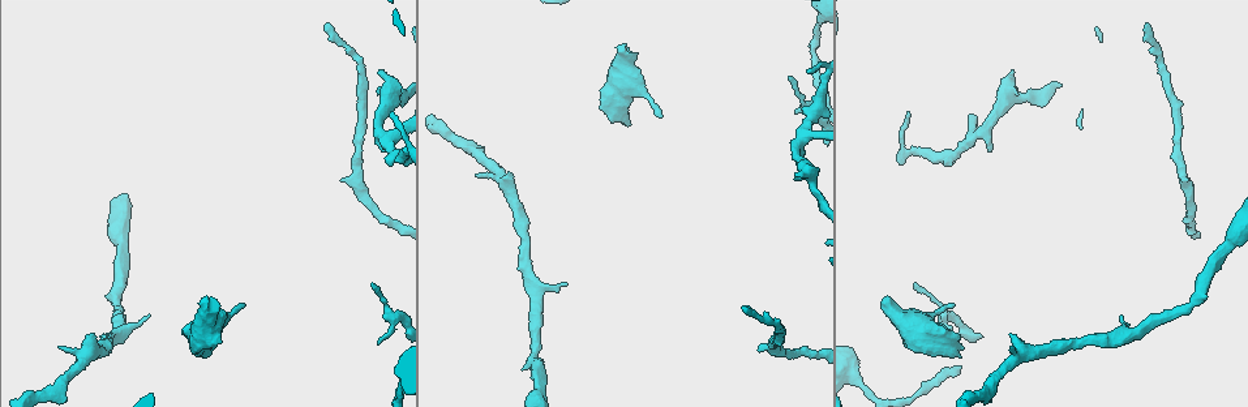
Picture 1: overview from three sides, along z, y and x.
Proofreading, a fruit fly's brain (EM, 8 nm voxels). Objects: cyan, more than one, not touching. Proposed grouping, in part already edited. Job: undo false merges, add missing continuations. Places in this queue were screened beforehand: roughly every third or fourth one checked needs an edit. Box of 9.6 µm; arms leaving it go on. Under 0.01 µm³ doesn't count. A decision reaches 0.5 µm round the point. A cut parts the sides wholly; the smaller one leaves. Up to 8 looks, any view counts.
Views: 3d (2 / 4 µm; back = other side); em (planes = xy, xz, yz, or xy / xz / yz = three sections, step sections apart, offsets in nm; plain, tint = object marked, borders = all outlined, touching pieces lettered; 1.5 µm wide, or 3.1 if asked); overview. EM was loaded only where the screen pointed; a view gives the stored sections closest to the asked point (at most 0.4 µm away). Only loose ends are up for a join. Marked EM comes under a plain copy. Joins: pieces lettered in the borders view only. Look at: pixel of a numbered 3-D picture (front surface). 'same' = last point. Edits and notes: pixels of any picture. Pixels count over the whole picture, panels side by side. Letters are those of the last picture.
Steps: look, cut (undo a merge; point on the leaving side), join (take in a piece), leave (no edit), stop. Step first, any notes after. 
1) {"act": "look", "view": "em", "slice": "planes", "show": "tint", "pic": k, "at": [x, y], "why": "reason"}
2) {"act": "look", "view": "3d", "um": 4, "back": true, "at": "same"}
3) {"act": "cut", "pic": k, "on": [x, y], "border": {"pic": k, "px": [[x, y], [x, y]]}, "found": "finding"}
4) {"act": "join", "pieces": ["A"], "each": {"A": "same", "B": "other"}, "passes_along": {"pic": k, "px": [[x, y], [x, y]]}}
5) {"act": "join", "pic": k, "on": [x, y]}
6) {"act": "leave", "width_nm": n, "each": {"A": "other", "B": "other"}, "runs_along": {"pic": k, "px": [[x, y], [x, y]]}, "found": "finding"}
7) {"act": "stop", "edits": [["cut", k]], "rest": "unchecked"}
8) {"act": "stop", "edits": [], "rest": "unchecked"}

{"act": "look", "view": "em", "slice": "planes", "show": "borders", "pic": 1, "at": [625, 44], "why": "free end"}

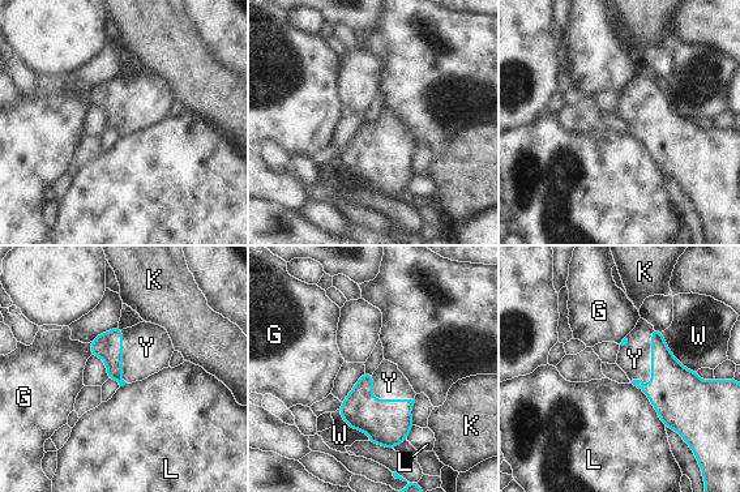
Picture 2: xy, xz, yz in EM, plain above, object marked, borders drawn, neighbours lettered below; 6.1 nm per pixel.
{"act": "join", "pieces": ["Y"], "each": {"G": "other", "K": "other", "L": "other", "W": "other", "Y": "same"}, "passes_along": {"pic": 2, "px": [[675, 390], [651, 358], [634, 359]]}, "found": "it goes on there"}

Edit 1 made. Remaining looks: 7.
{"act": "look", "view": "em", "slice": "planes", "show": "borders", "pic": 1, "at": [796, 113], "why": "free end"}

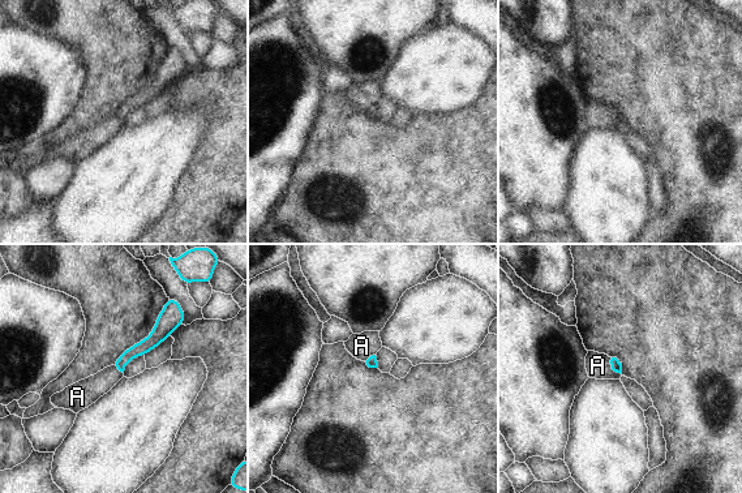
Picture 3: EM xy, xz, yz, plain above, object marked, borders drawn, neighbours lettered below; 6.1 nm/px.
{"act": "leave", "longest_contact_nm": ["A", 150], "each": {"A": "other"}, "border": {"pic": 3, "px": [[607, 356], [610, 367], [621, 374]]}, "found": "none of them fits"}

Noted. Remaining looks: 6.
{"act": "look", "view": "3d", "um": 2, "back": true, "pic": 1, "at": [992, 148], "why": "an open end"}

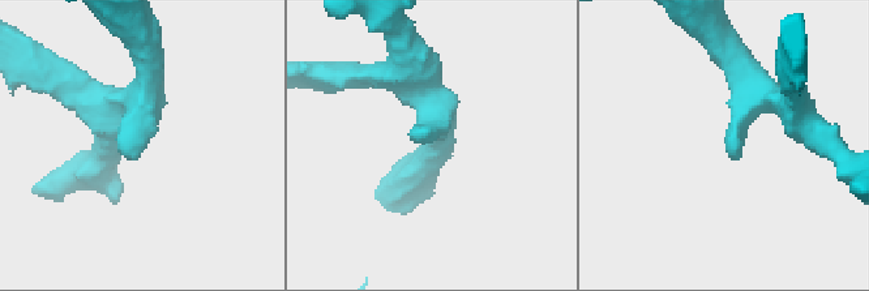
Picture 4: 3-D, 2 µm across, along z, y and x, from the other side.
{"act": "look", "view": "em", "slice": "planes", "show": "borders", "pic": 4, "at": [732, 156], "why": "shape alone is not enough"}

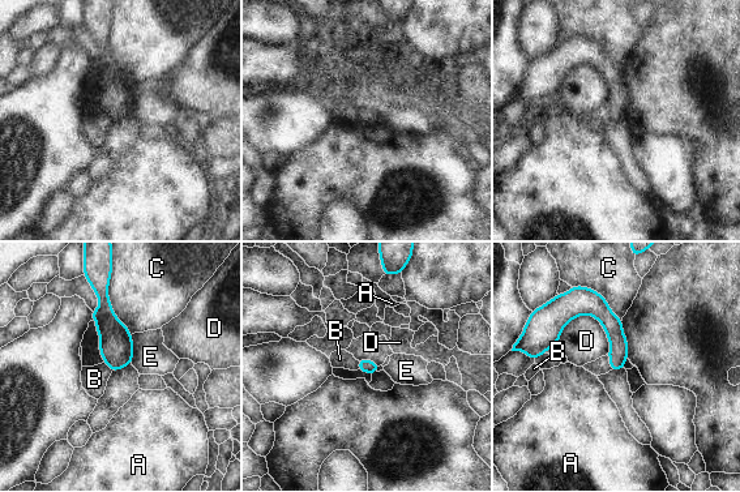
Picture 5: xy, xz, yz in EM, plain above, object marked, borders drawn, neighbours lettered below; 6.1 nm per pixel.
{"act": "leave", "longest_contact_nm": ["C", 380], "each": {"A": "other", "B": "other", "C": "other", "D": "other", "E": "other"}, "border": {"pic": 5, "px": [[103, 362], [111, 372]]}, "found": "none of them fits"}

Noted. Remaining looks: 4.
{"act": "stop", "edits": [["join", 2]], "rest": "unchecked"}

